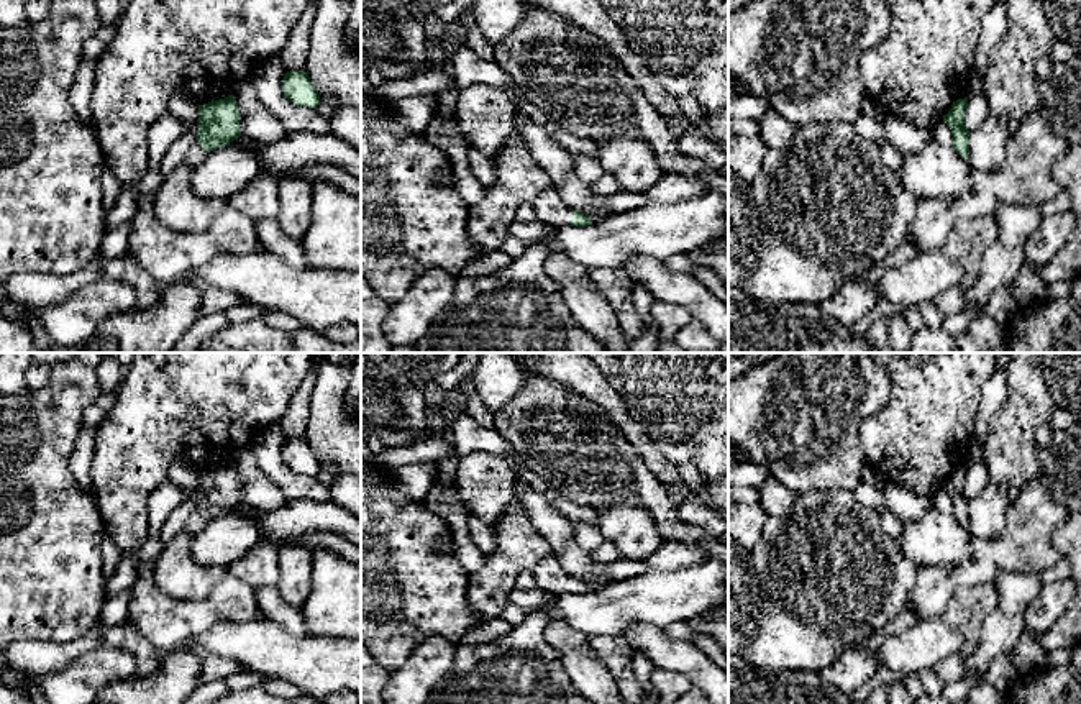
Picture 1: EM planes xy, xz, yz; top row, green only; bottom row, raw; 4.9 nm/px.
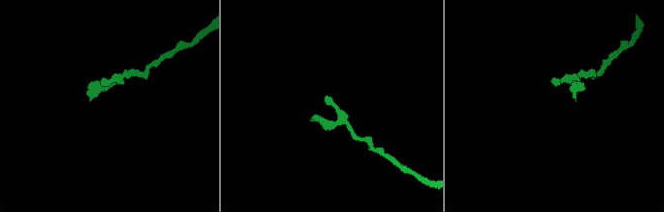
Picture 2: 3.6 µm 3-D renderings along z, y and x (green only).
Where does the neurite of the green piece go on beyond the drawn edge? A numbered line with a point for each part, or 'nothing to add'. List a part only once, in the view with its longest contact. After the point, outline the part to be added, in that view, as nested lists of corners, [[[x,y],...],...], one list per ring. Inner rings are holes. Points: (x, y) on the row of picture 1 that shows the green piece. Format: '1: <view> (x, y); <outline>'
1: xy (184, 151); [[[185,133],[177,138],[167,149],[166,156],[161,161],[161,174],[166,179],[179,166],[194,167],[205,158],[205,149],[198,143],[197,135]]]

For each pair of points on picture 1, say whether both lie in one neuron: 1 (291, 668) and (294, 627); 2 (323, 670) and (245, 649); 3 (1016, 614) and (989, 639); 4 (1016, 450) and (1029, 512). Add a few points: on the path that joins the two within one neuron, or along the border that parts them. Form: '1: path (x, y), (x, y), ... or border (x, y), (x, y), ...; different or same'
1: border (268, 617), (296, 635), (307, 635); different
2: path (304, 662), (264, 649); same
3: path (1009, 621), (996, 634); same
4: border (1045, 478), (1030, 481), (1011, 501); different

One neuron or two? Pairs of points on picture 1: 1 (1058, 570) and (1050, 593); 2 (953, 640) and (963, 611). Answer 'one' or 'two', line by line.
1: two
2: two

